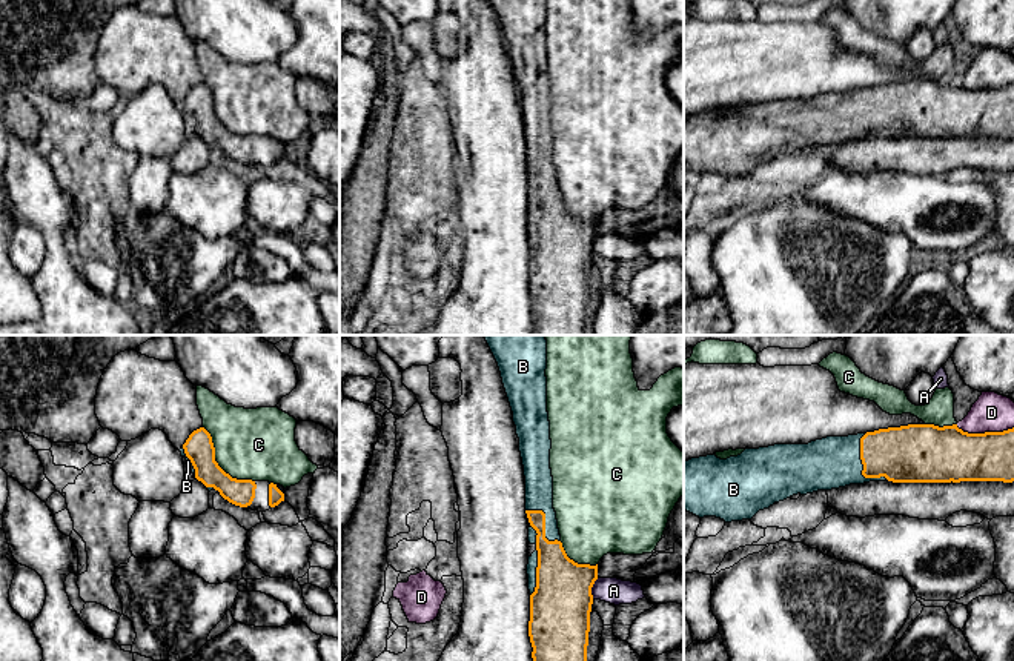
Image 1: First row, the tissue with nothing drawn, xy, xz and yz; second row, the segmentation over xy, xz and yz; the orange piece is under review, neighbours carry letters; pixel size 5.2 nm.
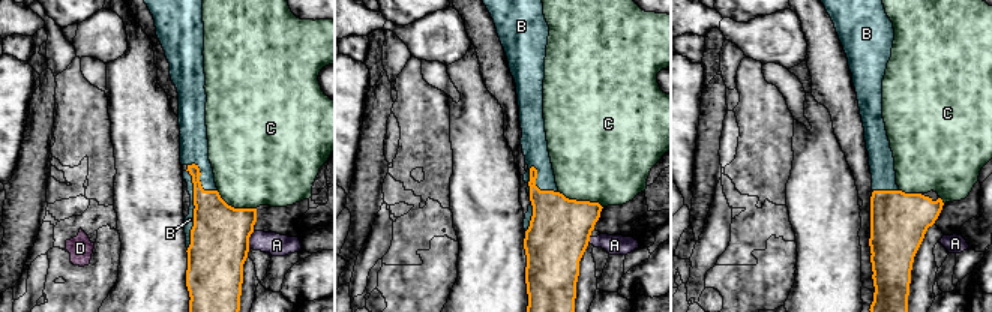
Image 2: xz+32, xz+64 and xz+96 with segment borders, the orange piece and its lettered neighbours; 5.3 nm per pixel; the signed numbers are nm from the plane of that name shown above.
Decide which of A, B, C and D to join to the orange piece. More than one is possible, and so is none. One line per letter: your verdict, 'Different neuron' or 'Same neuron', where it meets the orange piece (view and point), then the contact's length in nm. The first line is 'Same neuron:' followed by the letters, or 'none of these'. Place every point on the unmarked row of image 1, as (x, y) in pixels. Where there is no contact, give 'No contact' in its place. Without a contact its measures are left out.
Same neuron: B
A: Different neuron. Touches orange at xz (590, 245). Shared border 120 nm
B: Same neuron. Touches orange at yz (864, 123). Shared border 280 nm
C: Different neuron. Touches orange at xz (573, 217). Shared border 240 nm
D: Different neuron. Touches orange at yz (985, 88). Shared border 300 nm

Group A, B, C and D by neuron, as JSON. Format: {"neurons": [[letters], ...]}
{"neurons": [["A"], ["B"], ["C"], ["D"]]}

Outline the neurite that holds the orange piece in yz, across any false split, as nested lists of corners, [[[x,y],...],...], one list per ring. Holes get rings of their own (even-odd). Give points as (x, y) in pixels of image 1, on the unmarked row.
[[[908,80],[874,88],[827,92],[808,100],[745,105],[727,115],[714,109],[684,118],[684,166],[725,178],[751,175],[759,166],[793,151],[831,146],[870,137],[960,138],[1014,137],[1014,83],[968,89],[953,81]]]

